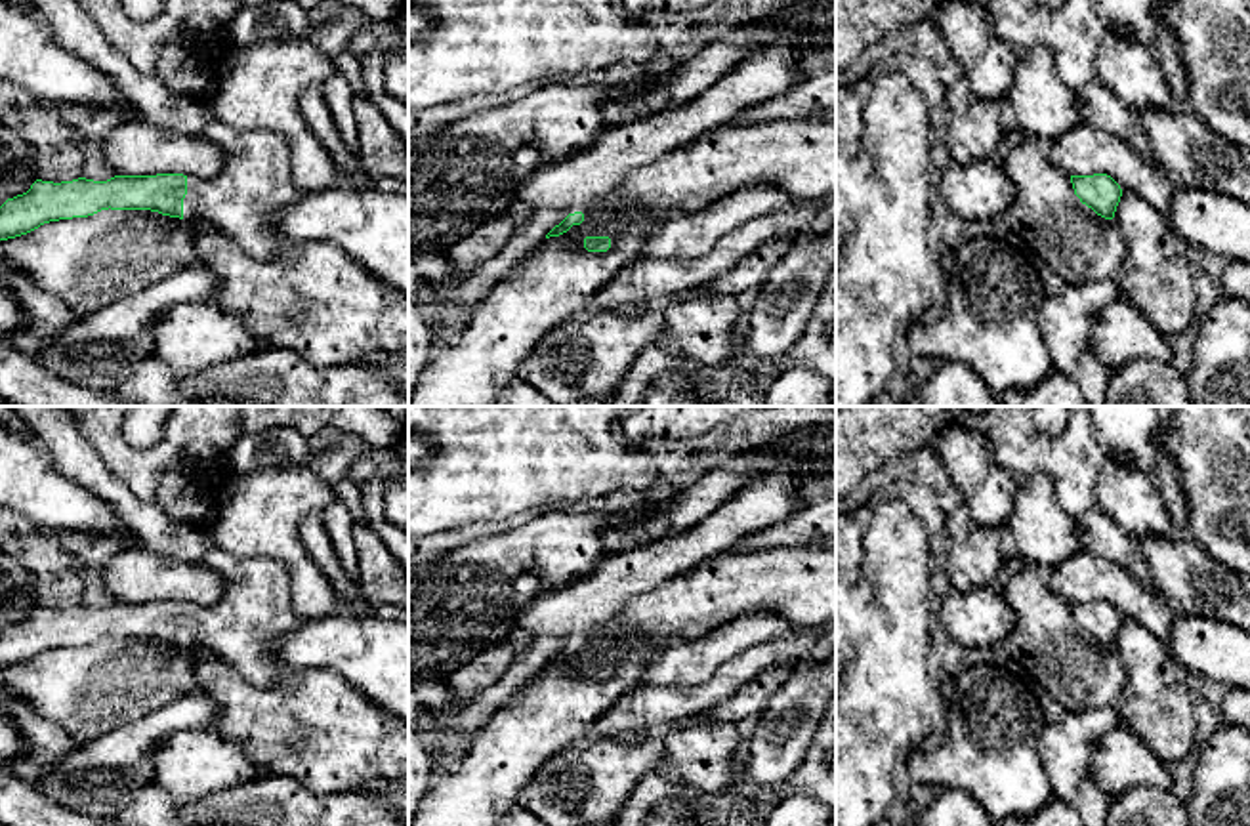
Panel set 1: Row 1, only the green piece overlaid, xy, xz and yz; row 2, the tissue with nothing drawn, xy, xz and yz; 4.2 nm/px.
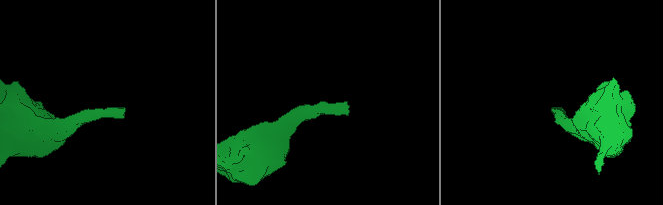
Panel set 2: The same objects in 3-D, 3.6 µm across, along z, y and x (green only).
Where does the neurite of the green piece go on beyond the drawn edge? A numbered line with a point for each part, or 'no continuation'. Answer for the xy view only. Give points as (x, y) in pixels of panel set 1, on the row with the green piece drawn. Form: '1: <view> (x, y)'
1: xy (256, 180)

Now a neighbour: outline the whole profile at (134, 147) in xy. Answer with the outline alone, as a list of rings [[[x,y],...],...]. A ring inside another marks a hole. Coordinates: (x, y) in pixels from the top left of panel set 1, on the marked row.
[[[137,118],[111,130],[99,145],[116,176],[183,174],[210,179],[227,158],[206,135],[181,135]]]

